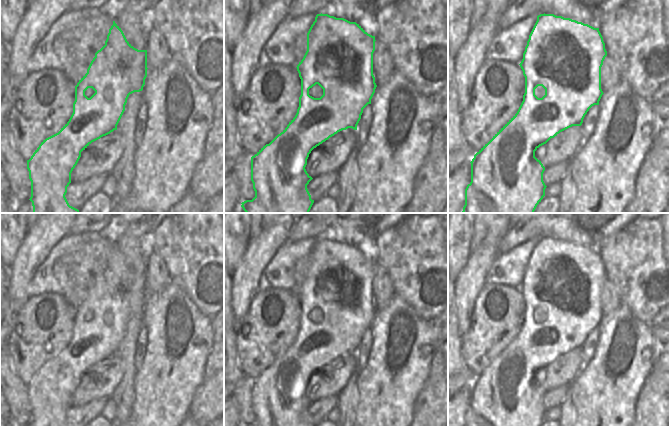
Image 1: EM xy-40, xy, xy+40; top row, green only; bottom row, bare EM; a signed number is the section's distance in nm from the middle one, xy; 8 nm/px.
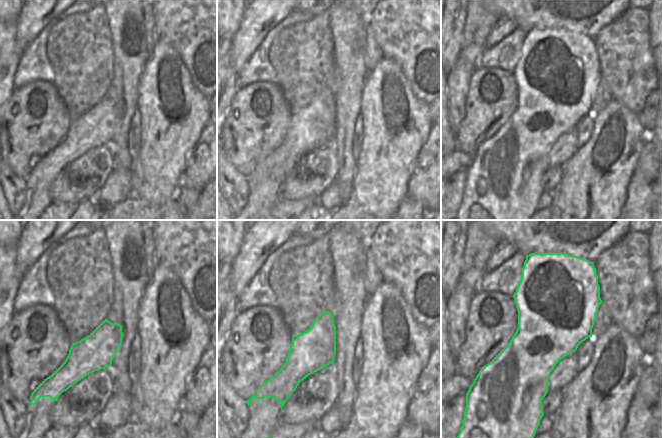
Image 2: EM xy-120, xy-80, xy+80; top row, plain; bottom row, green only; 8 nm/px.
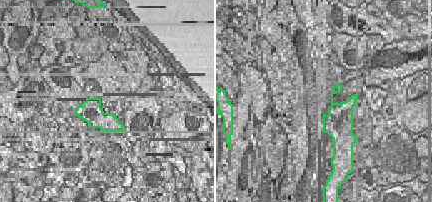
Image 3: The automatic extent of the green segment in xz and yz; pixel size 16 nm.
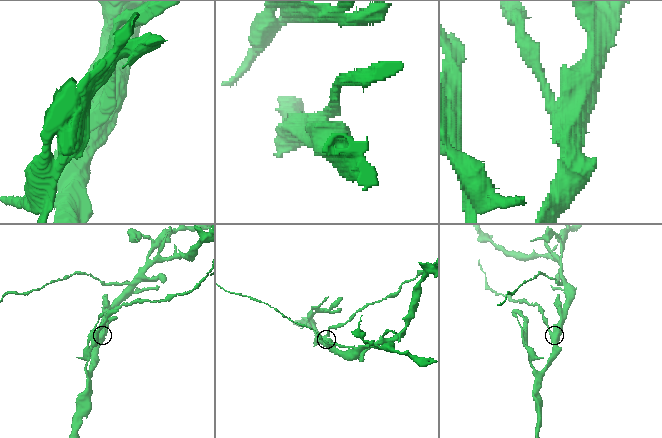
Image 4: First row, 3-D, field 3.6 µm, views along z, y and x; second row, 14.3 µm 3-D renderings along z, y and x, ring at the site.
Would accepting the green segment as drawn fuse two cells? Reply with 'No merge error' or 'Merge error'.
Merge error

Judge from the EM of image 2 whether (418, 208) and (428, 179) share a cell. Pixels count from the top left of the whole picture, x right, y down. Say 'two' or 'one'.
two

